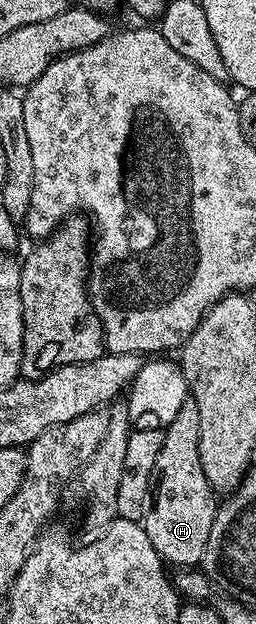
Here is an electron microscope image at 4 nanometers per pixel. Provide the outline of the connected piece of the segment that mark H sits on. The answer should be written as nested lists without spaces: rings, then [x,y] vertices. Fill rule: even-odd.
[[[192,399],[183,403],[175,419],[171,419],[164,426],[164,431],[163,451],[159,451],[159,459],[153,468],[151,508],[143,524],[147,531],[147,539],[151,539],[151,547],[155,547],[155,551],[161,556],[162,561],[170,566],[197,567],[200,566],[203,559],[203,551],[207,551],[207,535],[211,535],[211,523],[217,514],[219,501],[215,496],[215,491],[205,481],[203,463],[199,463],[199,447],[197,446],[199,411]]]

